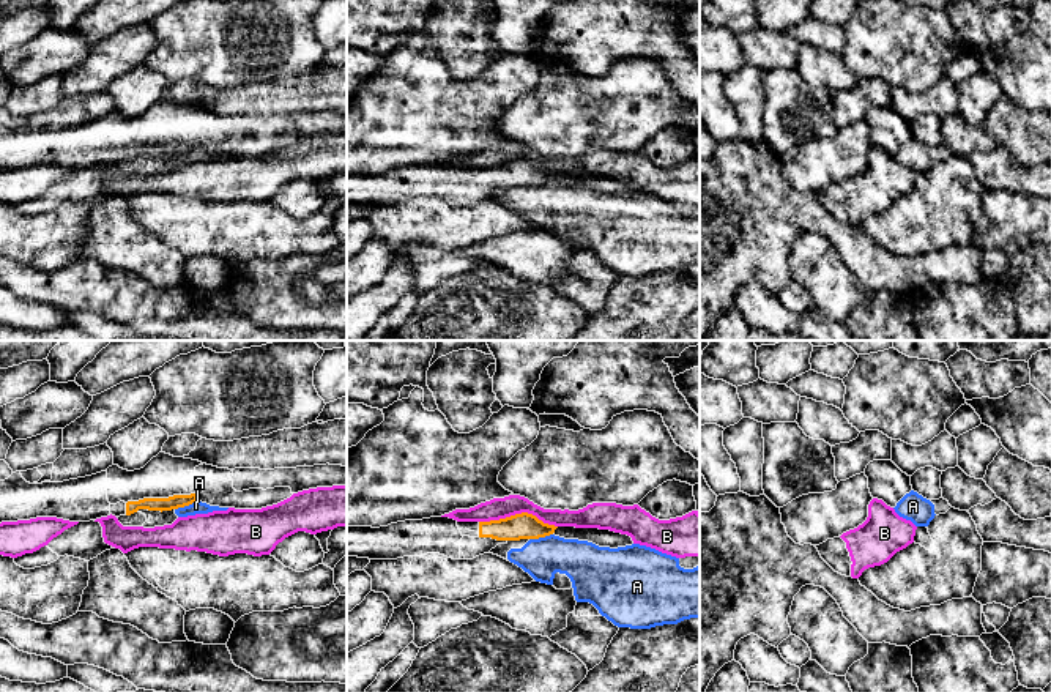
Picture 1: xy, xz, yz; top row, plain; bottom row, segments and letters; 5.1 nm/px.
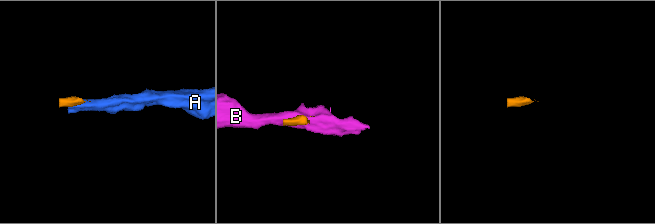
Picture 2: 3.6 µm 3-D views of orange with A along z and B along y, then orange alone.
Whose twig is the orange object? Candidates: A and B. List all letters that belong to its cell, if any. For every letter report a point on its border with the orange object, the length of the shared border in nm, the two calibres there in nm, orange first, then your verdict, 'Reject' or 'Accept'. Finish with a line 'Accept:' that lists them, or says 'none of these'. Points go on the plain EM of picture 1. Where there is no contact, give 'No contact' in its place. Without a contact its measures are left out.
A: Touches orange at xy (186, 152). Shared border 140 nm. Thickness 70 nm (orange) against 60 nm. Reject
B: Touches orange at xz (519, 161). Shared border 400 nm. Thickness 130 nm (orange) against 110 nm. Reject
Accept: none of these

